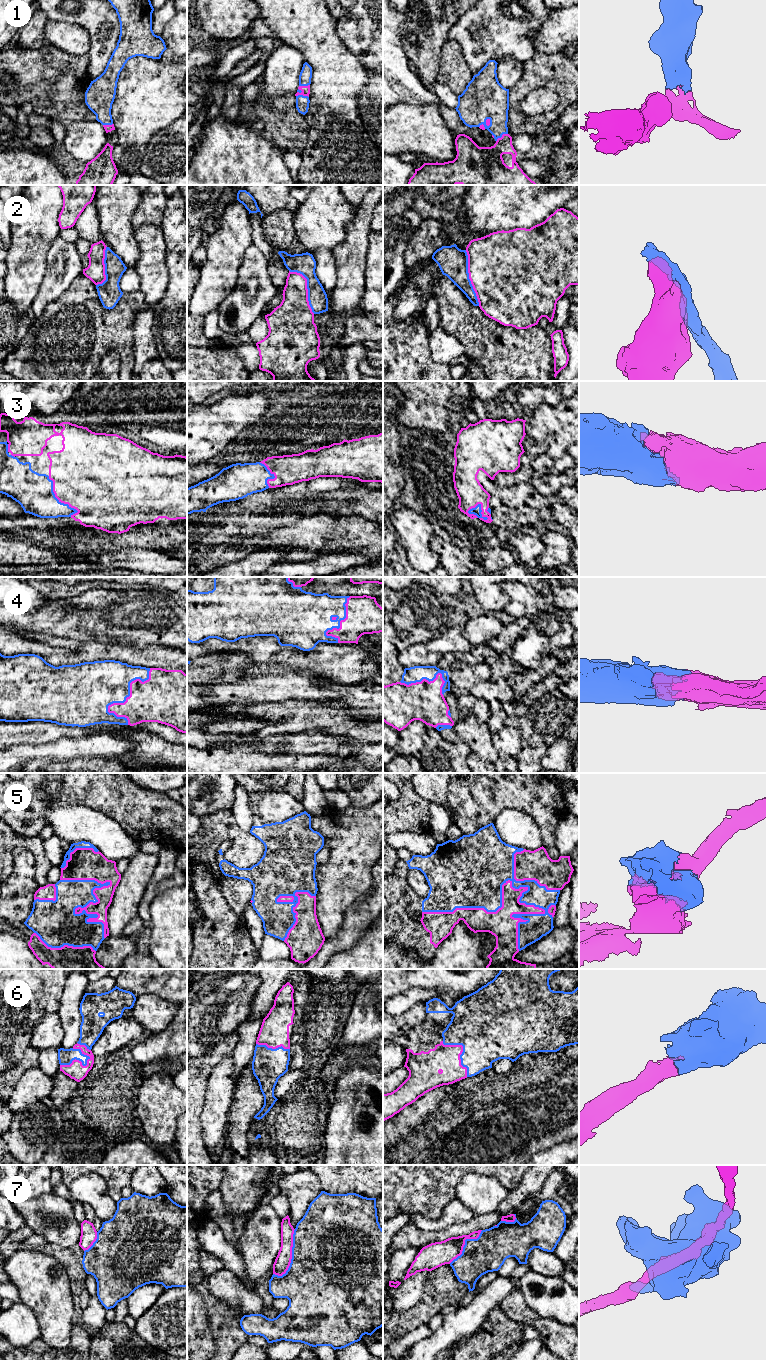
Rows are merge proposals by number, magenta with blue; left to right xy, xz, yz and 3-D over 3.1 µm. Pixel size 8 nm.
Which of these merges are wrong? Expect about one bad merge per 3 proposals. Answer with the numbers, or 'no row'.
2, 7

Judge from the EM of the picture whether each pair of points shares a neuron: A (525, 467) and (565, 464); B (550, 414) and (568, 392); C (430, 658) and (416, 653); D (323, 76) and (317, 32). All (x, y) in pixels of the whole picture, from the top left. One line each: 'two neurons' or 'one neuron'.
A: two neurons
B: two neurons
C: one neuron
D: one neuron

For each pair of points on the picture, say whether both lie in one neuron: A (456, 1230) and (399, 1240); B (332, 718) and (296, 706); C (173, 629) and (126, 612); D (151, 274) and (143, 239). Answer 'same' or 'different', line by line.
A: same
B: same
C: same
D: same

